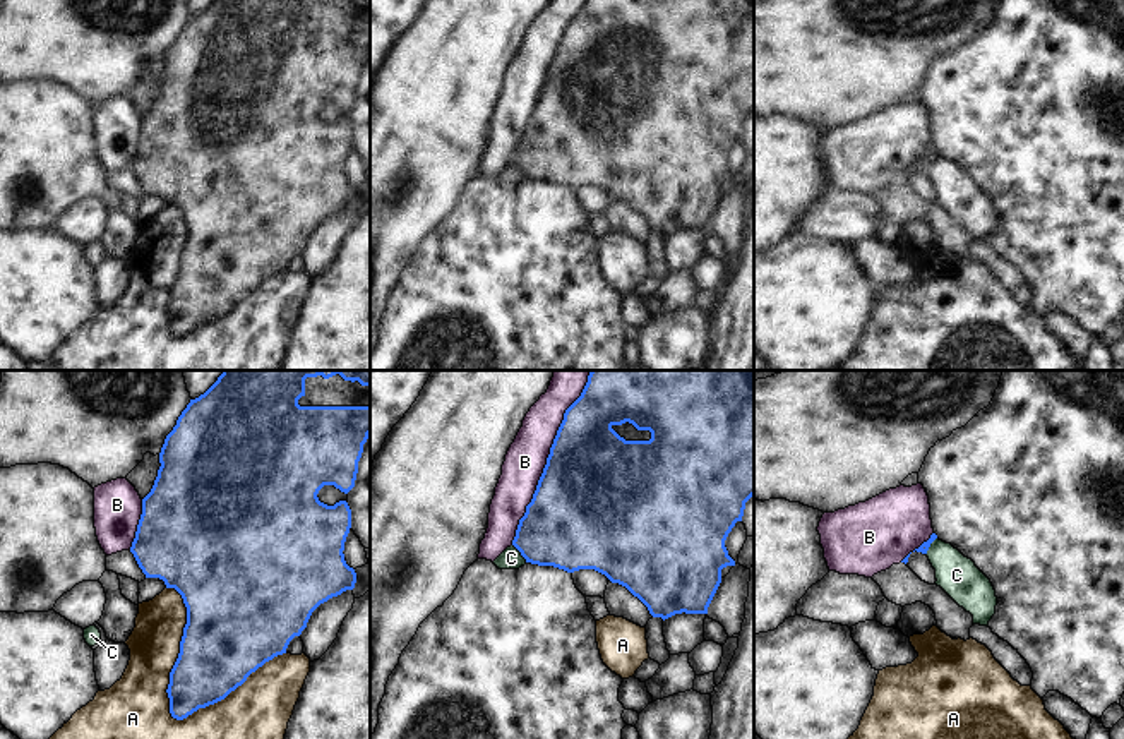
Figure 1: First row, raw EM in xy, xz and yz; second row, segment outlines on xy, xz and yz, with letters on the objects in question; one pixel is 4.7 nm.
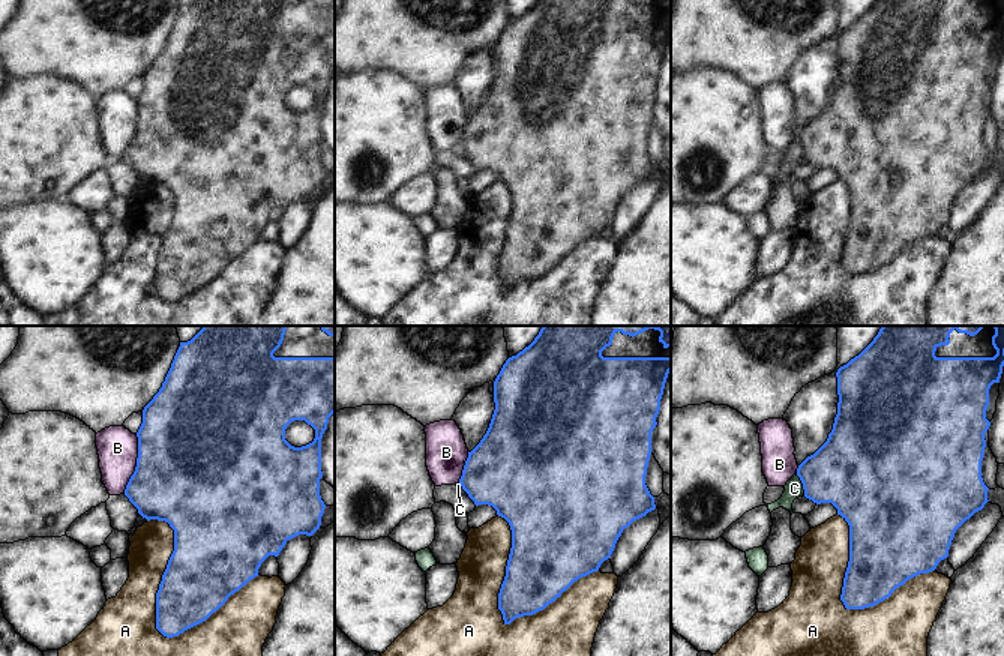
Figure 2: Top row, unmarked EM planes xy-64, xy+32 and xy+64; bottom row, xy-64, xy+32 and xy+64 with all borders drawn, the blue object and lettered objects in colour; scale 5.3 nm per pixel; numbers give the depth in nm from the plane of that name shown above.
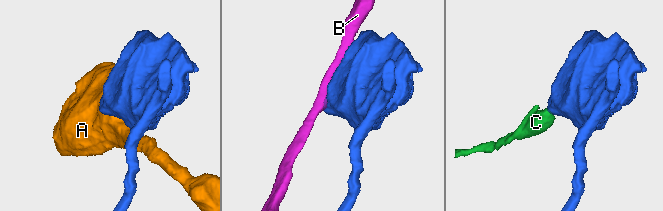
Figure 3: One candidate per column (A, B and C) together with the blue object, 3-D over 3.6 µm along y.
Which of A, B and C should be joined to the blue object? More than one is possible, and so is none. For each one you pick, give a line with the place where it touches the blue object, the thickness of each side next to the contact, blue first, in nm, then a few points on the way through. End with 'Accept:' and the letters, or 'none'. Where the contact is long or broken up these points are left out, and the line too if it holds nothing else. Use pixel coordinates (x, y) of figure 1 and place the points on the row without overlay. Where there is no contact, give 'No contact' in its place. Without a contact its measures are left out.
Accept: none

